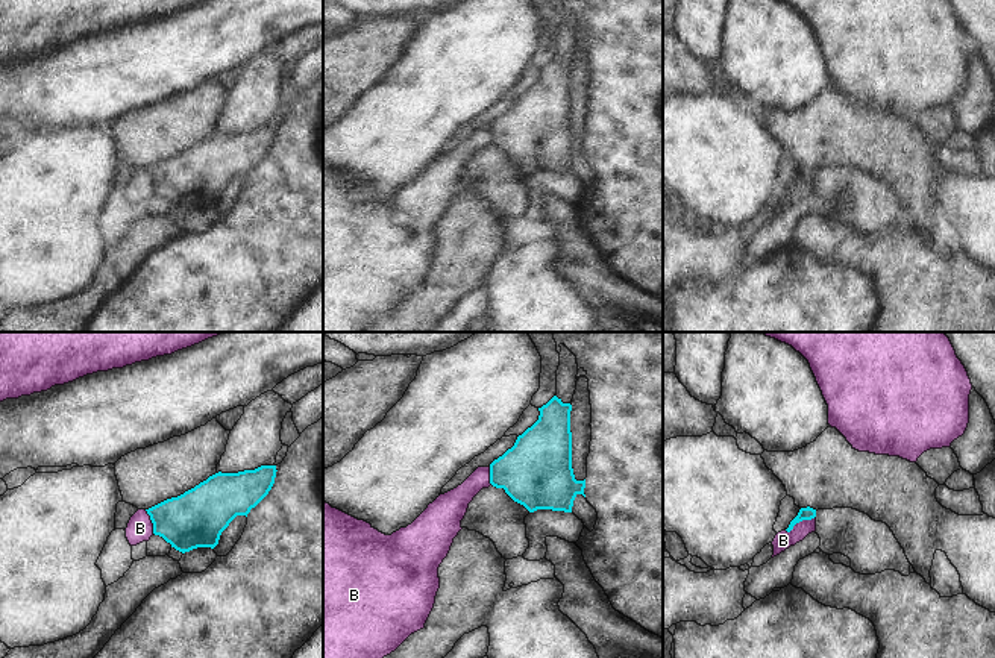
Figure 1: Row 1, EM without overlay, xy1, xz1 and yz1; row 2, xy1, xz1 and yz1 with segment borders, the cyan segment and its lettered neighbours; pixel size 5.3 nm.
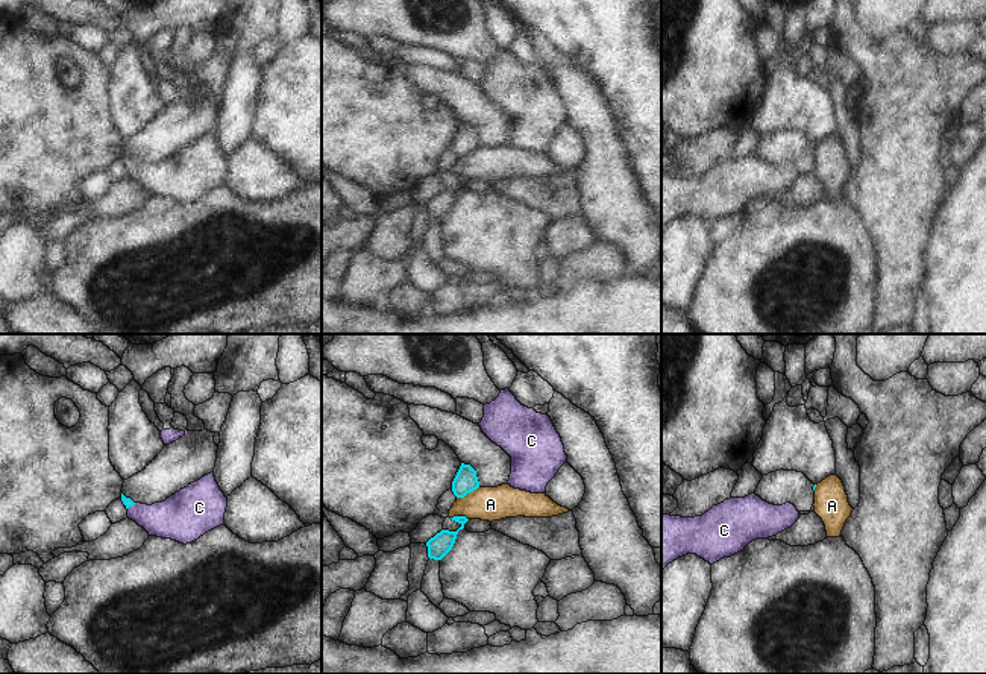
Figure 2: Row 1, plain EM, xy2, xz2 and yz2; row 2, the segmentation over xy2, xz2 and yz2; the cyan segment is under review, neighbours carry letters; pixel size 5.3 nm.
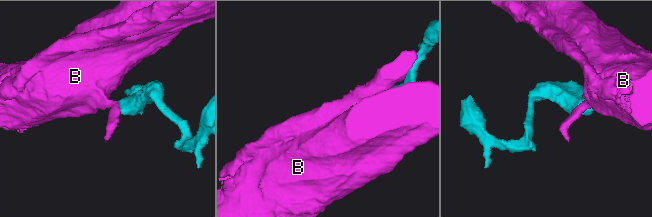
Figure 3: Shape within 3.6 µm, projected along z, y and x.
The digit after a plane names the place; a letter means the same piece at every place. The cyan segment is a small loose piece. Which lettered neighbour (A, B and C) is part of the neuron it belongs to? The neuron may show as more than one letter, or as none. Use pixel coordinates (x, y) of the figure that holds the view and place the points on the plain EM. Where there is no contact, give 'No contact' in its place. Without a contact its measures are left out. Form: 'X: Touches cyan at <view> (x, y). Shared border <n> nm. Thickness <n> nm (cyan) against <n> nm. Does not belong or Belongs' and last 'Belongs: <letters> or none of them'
A: Touches cyan at xz2 (467, 152). Shared border 140 nm. Thickness 120 nm (cyan) against 180 nm. Does not belong
B: Touches cyan at yz1 (800, 181). Shared border 180 nm. Thickness 70 nm (cyan) against 100 nm. Does not belong
C: Touches cyan at xy2 (131, 166). Shared border 60 nm. Thickness 50 nm (cyan) against 240 nm. Belongs
Belongs: C

